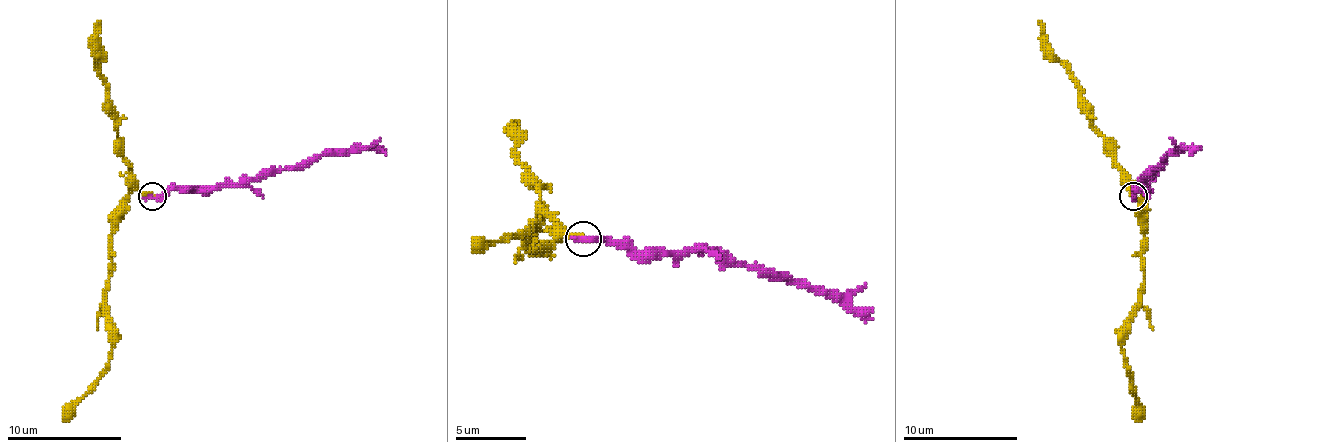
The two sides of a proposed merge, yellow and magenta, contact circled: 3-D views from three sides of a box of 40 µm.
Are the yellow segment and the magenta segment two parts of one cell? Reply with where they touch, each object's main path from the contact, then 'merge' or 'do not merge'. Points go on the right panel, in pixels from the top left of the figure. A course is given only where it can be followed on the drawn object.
(1133, 196) | yellow via (1132, 195), (1130, 189), (1138, 201), (1144, 235), (1141, 307), (1121, 347), (1141, 421) | magenta via (1132, 195), (1132, 198), (1138, 189), (1144, 189), (1144, 181), (1172, 152), (1198, 149) | do not merge

